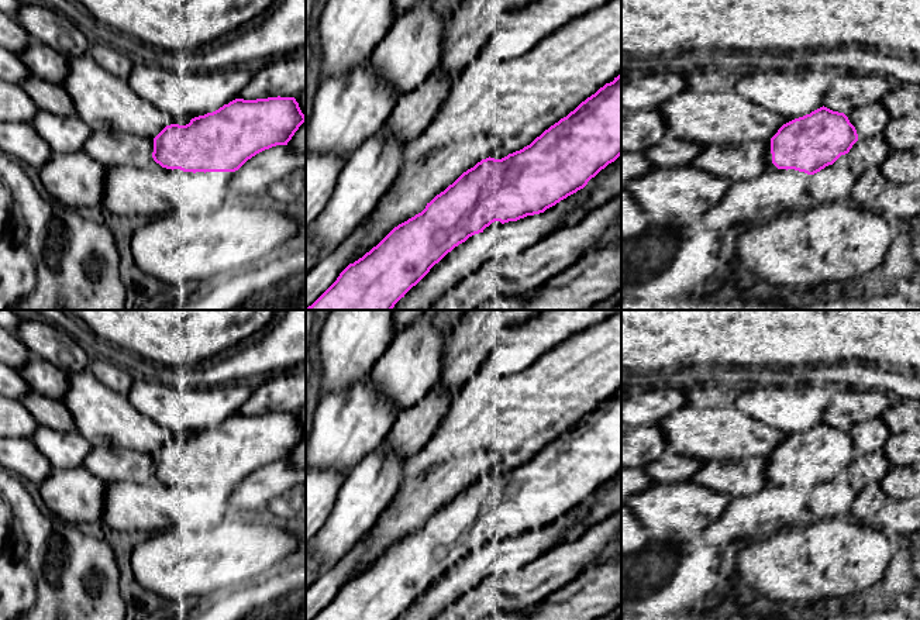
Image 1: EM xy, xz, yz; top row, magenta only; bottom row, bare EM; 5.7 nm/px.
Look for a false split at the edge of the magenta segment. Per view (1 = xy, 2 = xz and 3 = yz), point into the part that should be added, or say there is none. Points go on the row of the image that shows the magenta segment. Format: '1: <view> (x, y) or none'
1: none
2: none
3: none

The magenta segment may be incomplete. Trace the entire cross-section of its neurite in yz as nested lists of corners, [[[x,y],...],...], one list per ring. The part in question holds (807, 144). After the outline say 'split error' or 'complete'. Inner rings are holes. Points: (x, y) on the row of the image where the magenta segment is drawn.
[[[823,106],[778,130],[771,138],[772,163],[814,175],[848,154],[857,141],[848,117]]]; complete

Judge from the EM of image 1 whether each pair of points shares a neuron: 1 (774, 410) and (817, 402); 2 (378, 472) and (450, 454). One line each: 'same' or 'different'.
1: same
2: different

